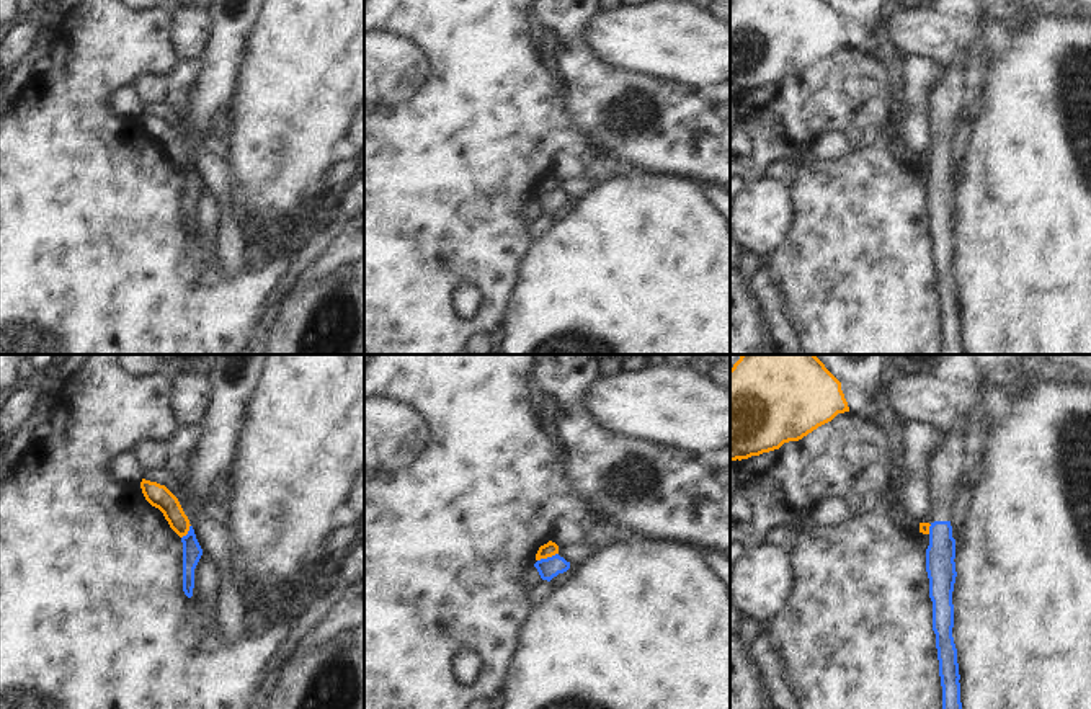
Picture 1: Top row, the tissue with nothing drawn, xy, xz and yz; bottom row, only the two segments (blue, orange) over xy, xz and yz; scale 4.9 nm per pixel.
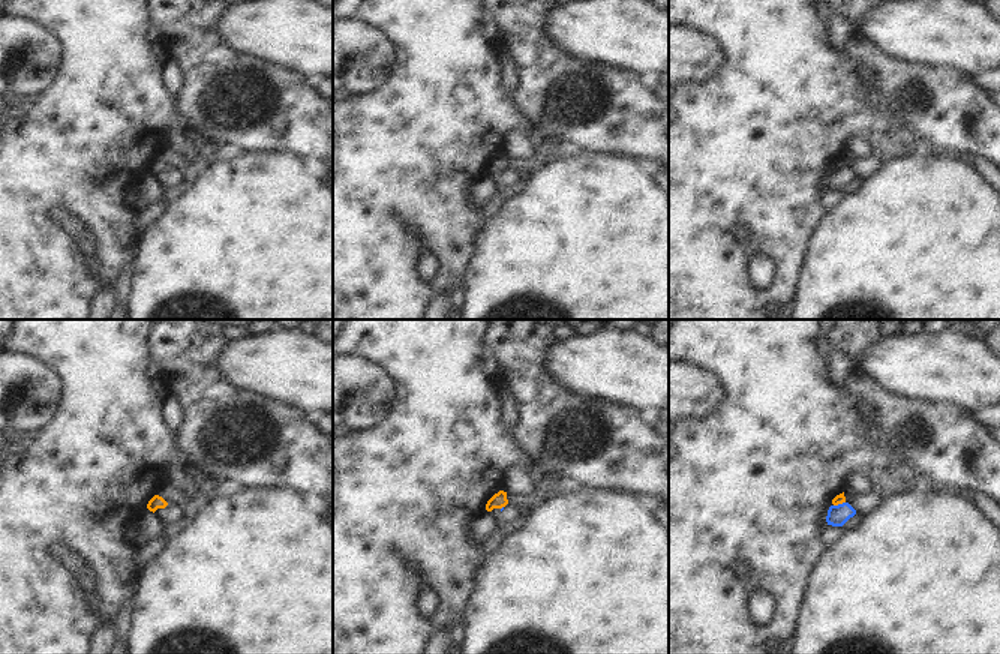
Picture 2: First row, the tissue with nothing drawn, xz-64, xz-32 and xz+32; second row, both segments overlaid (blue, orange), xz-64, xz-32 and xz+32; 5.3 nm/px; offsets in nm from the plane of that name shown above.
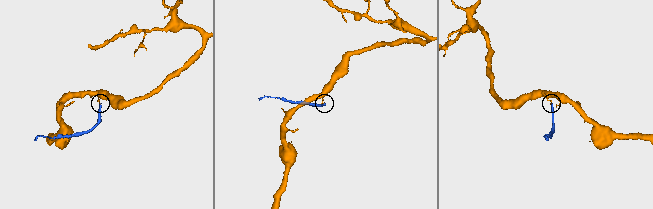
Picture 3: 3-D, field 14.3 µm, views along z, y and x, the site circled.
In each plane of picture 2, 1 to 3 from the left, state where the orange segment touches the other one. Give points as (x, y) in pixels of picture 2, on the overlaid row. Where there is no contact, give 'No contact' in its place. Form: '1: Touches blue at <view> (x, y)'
1: No contact
2: No contact
3: Touches blue at xz+32 (838, 504)

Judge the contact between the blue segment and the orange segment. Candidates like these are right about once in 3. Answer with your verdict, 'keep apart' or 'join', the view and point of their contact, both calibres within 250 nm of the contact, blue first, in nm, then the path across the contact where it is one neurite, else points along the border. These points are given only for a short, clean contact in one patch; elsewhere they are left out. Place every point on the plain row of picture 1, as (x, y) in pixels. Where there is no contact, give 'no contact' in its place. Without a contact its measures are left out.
keep apart; contact xz (547, 191); calibres 100 and 70 nm; border xz (557, 187), (538, 195)

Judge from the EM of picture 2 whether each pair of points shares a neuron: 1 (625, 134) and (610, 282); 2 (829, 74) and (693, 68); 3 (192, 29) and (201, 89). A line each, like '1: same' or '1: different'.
1: different
2: different
3: same

